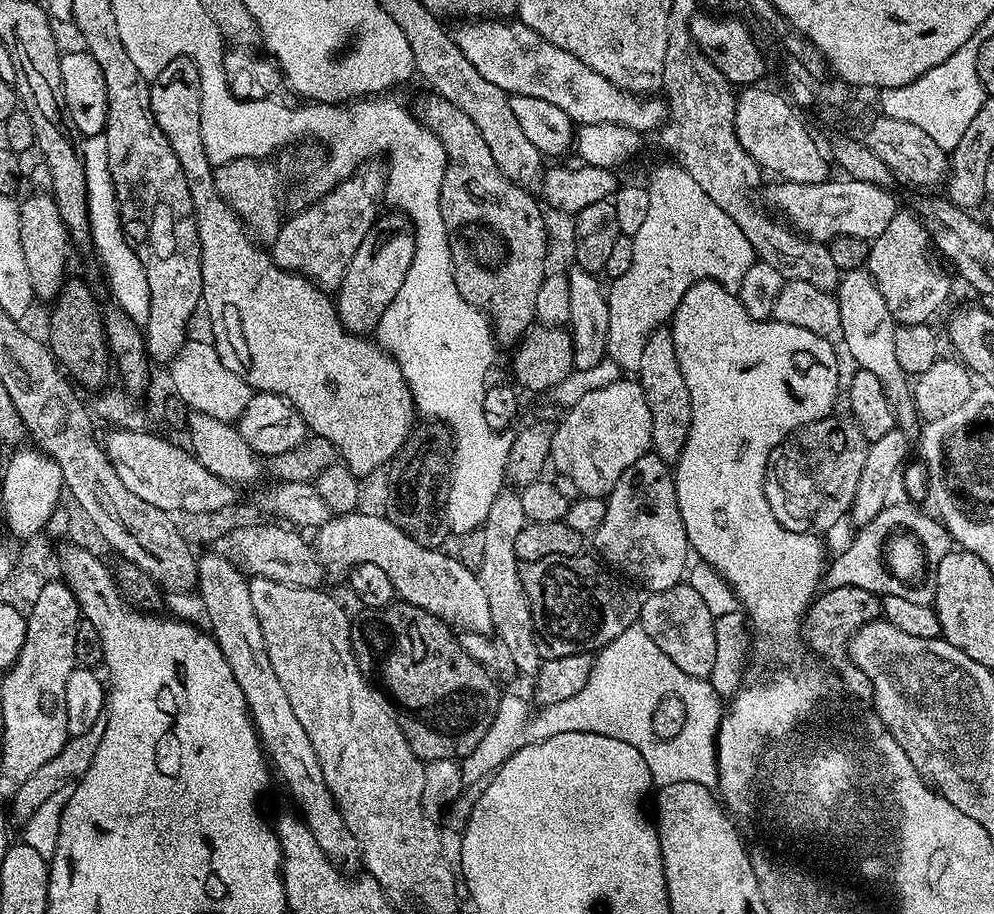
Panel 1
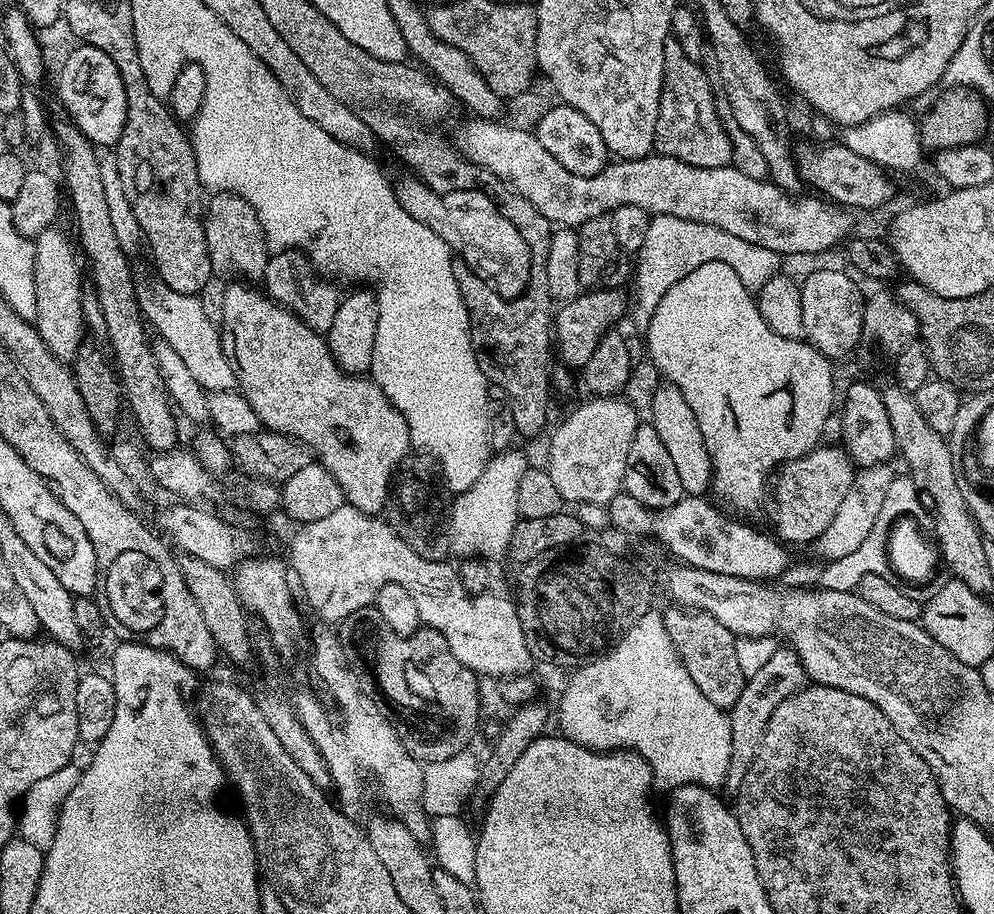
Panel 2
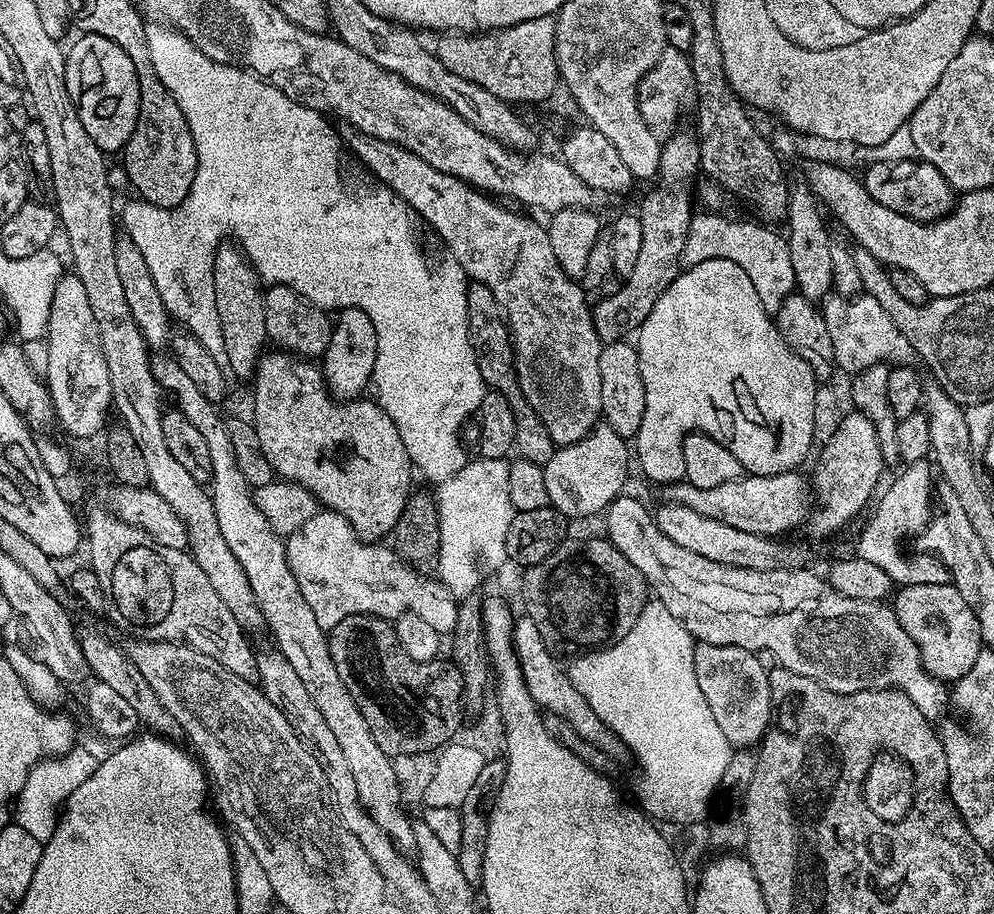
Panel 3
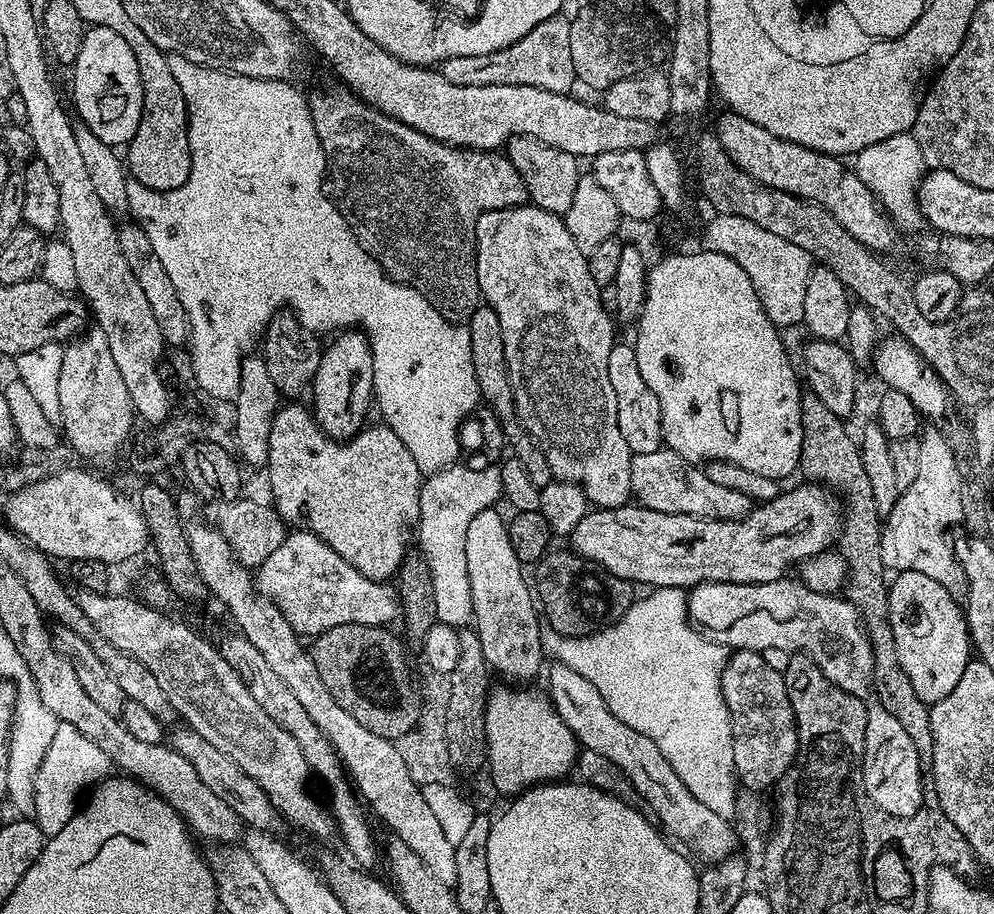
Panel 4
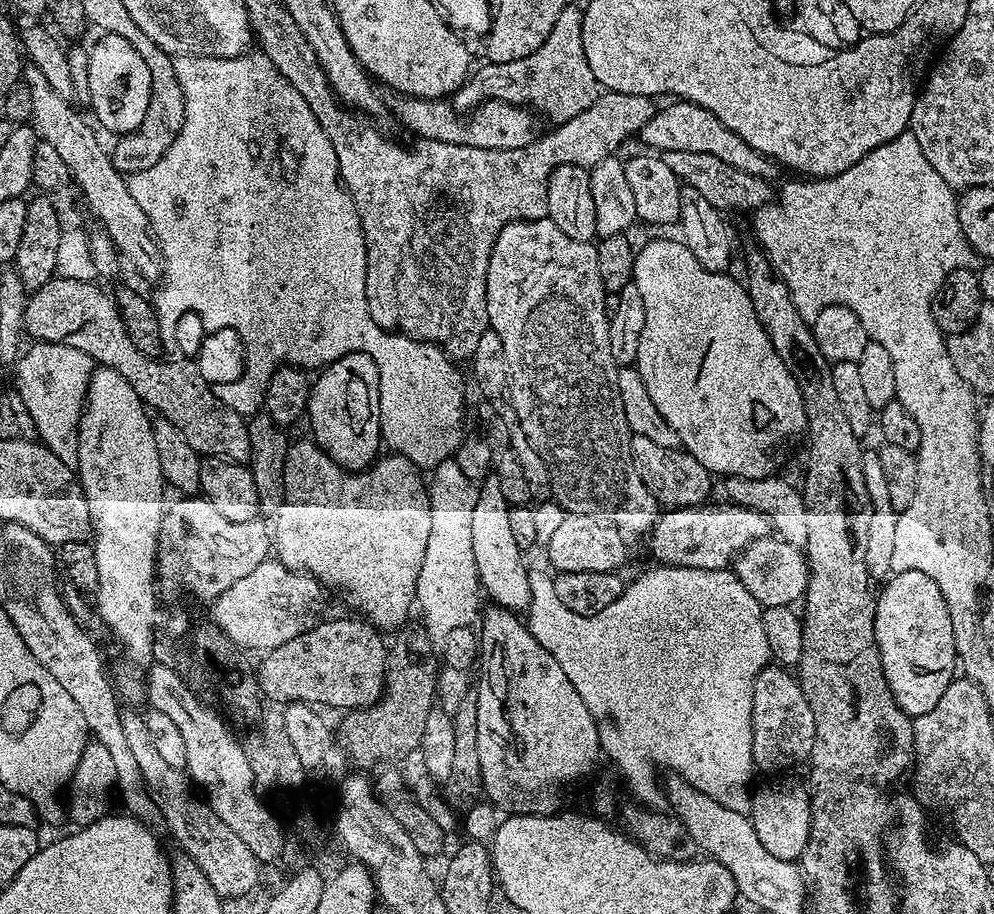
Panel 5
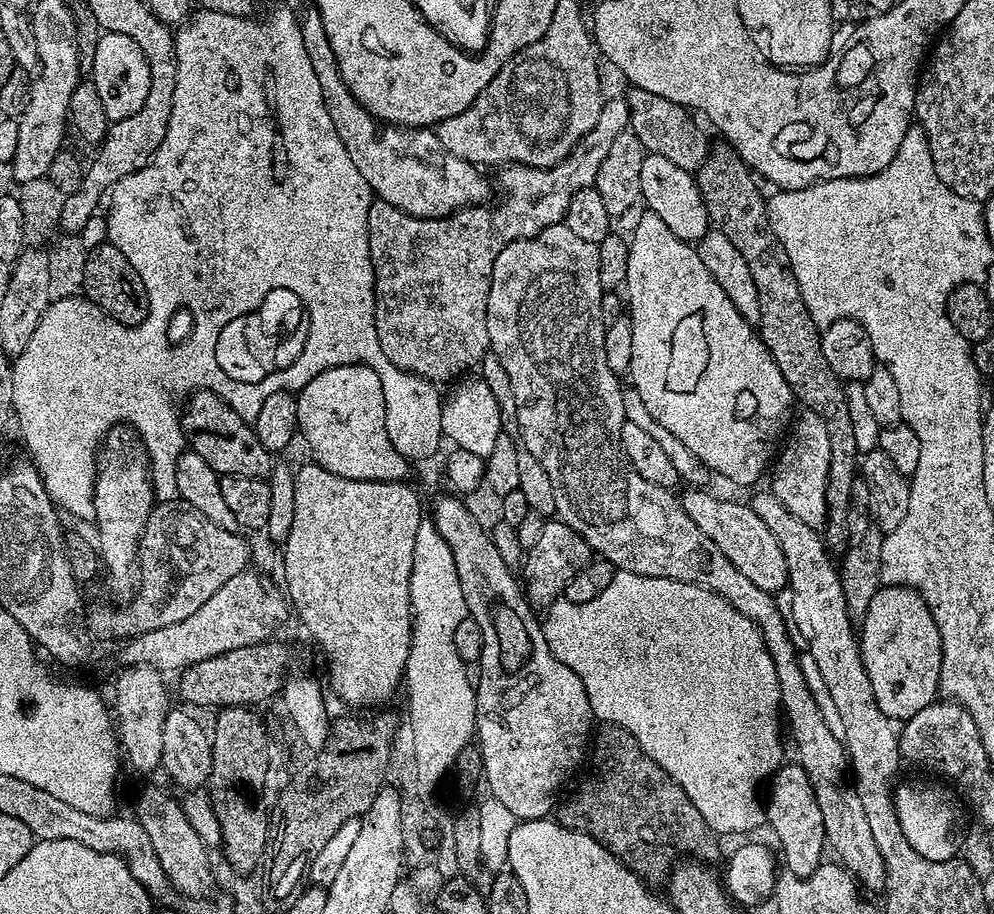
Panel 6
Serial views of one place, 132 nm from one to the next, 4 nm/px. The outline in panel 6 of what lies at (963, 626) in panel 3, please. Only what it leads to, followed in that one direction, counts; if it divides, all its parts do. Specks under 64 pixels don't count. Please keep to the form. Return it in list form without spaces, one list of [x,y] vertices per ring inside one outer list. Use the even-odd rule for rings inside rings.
[[[897,584],[881,586],[874,598],[870,598],[870,606],[858,628],[858,639],[860,657],[866,666],[866,674],[870,674],[870,686],[874,686],[874,698],[878,698],[882,714],[889,716],[893,722],[903,722],[934,703],[942,674],[942,638],[930,614],[930,606],[926,606],[920,592]]]

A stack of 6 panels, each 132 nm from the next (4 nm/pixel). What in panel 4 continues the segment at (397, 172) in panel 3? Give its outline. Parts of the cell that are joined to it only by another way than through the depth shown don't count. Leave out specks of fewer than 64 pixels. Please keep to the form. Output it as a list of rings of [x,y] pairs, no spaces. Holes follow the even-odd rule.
[[[535,206],[483,212],[476,223],[476,269],[483,303],[492,308],[494,314],[498,314],[498,322],[502,322],[502,342],[506,350],[510,390],[514,390],[518,418],[539,448],[546,454],[546,462],[550,462],[553,477],[565,484],[577,484],[583,490],[589,505],[597,508],[617,508],[629,503],[633,499],[630,486],[630,462],[633,455],[630,446],[626,446],[626,438],[622,438],[622,430],[618,430],[618,398],[614,394],[614,386],[610,386],[610,374],[606,374],[610,363],[610,350],[617,339],[616,332],[612,329],[614,320],[602,306],[601,285],[594,282],[594,274],[590,274],[587,255],[575,244],[570,230],[564,224],[563,215],[547,212]]]

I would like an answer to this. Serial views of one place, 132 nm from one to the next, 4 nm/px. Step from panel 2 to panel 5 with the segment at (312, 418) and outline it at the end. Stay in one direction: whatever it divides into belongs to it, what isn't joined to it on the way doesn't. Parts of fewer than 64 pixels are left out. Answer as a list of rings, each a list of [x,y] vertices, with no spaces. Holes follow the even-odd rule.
[[[305,438],[305,440],[298,441],[297,444],[295,441],[284,456],[284,503],[281,504],[279,512],[274,516],[274,520],[276,520],[276,528],[274,524],[274,556],[290,570],[311,576],[317,584],[325,589],[333,588],[336,592],[344,592],[349,606],[357,608],[360,611],[357,613],[377,629],[393,628],[396,630],[407,621],[404,619],[407,618],[408,611],[411,608],[413,611],[416,604],[418,574],[422,574],[422,558],[426,558],[426,541],[430,538],[430,498],[425,481],[424,484],[420,481],[421,469],[411,464],[404,456],[387,455],[381,455],[379,459],[363,470],[345,470],[334,463],[311,439]]]

